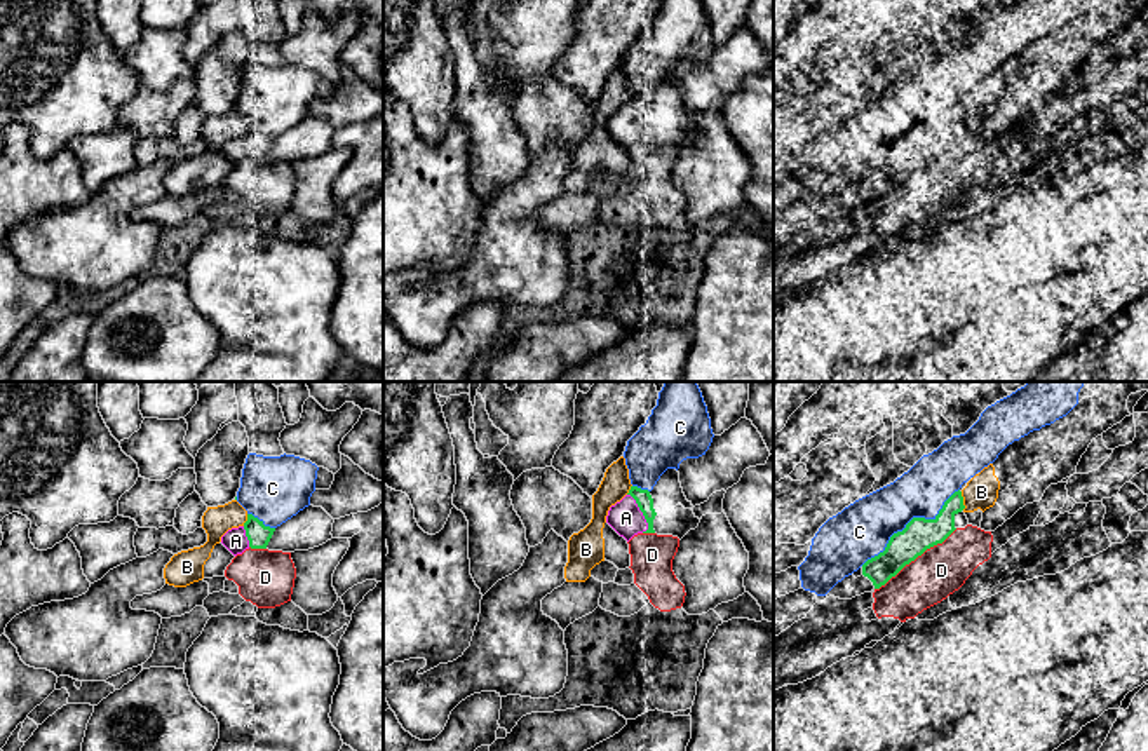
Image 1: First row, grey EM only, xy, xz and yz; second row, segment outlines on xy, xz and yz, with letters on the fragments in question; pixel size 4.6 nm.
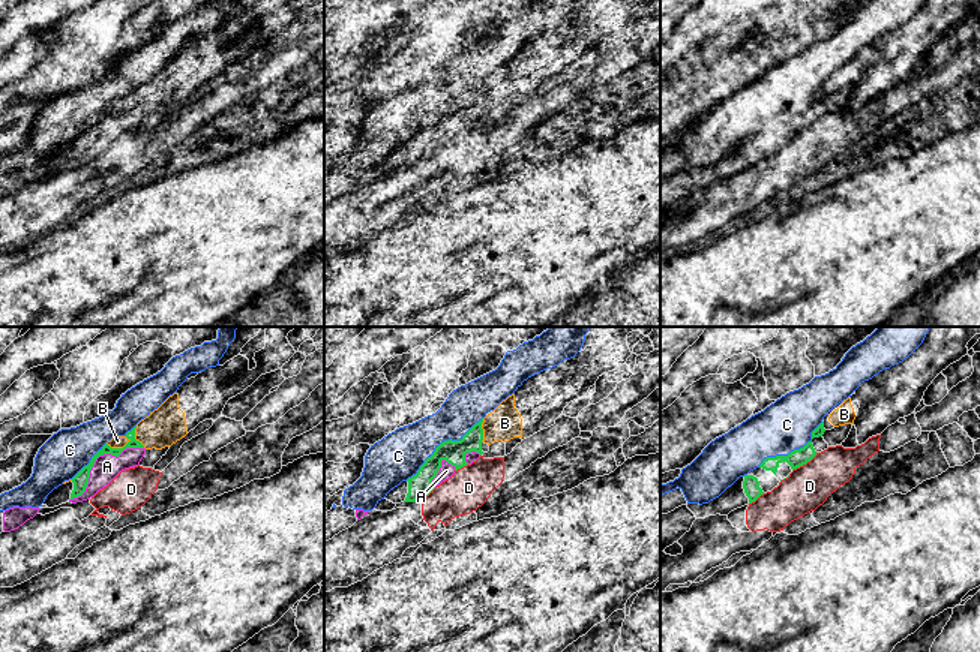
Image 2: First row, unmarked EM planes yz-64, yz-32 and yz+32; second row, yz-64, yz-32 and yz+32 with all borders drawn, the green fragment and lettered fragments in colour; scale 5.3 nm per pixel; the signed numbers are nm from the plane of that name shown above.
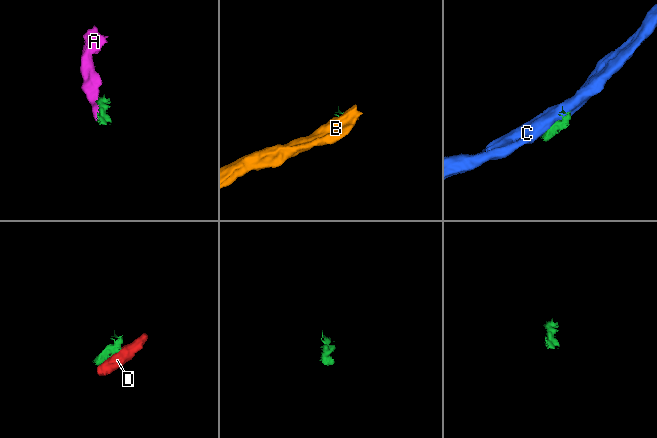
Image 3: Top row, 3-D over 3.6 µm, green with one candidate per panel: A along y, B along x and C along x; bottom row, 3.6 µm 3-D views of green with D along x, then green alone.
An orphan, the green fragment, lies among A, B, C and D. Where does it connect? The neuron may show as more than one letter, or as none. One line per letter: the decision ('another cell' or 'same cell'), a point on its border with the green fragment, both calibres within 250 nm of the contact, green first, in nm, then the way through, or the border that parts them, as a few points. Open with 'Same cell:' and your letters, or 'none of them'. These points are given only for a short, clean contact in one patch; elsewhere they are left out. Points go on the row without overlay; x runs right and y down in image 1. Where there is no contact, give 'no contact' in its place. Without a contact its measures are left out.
Same cell: A
A: same cell; meets green in xz at (641, 121); 80 nm thick on the green side, 150 nm on the other
B: another cell; meets green in yz at (962, 110); 150 nm thick on the green side, 160 nm on the other
C: another cell; meets green in yz at (908, 133); 150 nm thick on the green side, 260 nm on the other
D: another cell; meets green in yz at (915, 168); 150 nm thick on the green side, 240 nm on the other

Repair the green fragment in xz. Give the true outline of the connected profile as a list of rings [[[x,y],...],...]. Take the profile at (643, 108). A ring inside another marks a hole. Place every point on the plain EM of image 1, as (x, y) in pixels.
[[[667,78],[652,101],[631,96],[629,103],[610,117],[606,132],[627,152],[638,143],[672,145],[681,150],[700,132],[692,118],[679,82]]]

